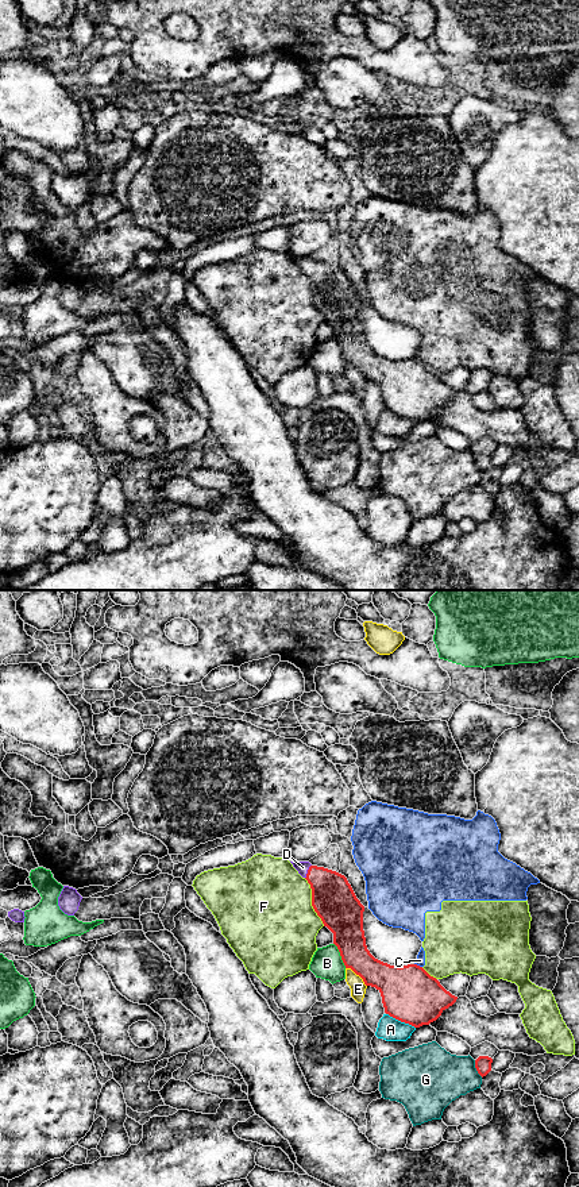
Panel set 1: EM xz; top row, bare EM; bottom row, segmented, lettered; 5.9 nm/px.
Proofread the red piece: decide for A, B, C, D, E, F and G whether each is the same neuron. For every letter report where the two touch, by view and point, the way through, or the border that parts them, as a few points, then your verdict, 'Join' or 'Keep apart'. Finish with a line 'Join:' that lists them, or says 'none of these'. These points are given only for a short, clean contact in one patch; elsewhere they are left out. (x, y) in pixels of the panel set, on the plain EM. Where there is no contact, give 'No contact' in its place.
A: Touches red at xz (401, 416). Keep apart
B: Touches red at xz (340, 350). Keep apart
C: Touches red at xz (419, 361). Keep apart
D: Touches red at xz (308, 266). Path across: xz (334, 295), (308, 266), (302, 262). Join
E: Touches red at xz (358, 369). Keep apart
F: Touches red at xz (312, 297). Keep apart
G: Touches red at xz (475, 462). Keep apart
Join: D

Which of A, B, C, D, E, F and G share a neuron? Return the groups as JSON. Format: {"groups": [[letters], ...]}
{"groups": [["A"], ["B"], ["C", "F"], ["D"], ["E"], ["G"]]}

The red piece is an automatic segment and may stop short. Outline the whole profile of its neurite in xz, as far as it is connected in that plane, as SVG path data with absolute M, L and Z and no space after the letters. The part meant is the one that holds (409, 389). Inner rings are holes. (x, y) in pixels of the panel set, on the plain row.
M309 257L290 258L310 280L312 301L324 321L333 328L333 339L346 363L381 388L386 409L420 423L436 416L456 397L458 392L422 362L390 361L370 348L363 325L364 301L344 270Z

